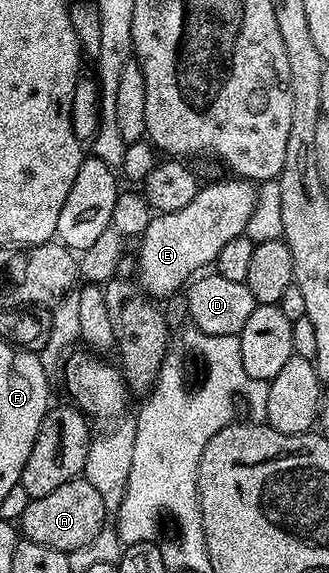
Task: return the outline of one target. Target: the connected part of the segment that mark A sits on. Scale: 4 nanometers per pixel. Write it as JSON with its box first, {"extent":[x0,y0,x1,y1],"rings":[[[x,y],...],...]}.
{"extent":[17,475,109,554],"rings":[[[80,475],[61,484],[61,487],[54,488],[49,495],[30,499],[17,525],[26,540],[70,554],[93,543],[93,539],[97,539],[108,521],[109,511],[105,507],[105,499],[101,499],[101,494],[97,487],[93,487],[93,483]]]}

